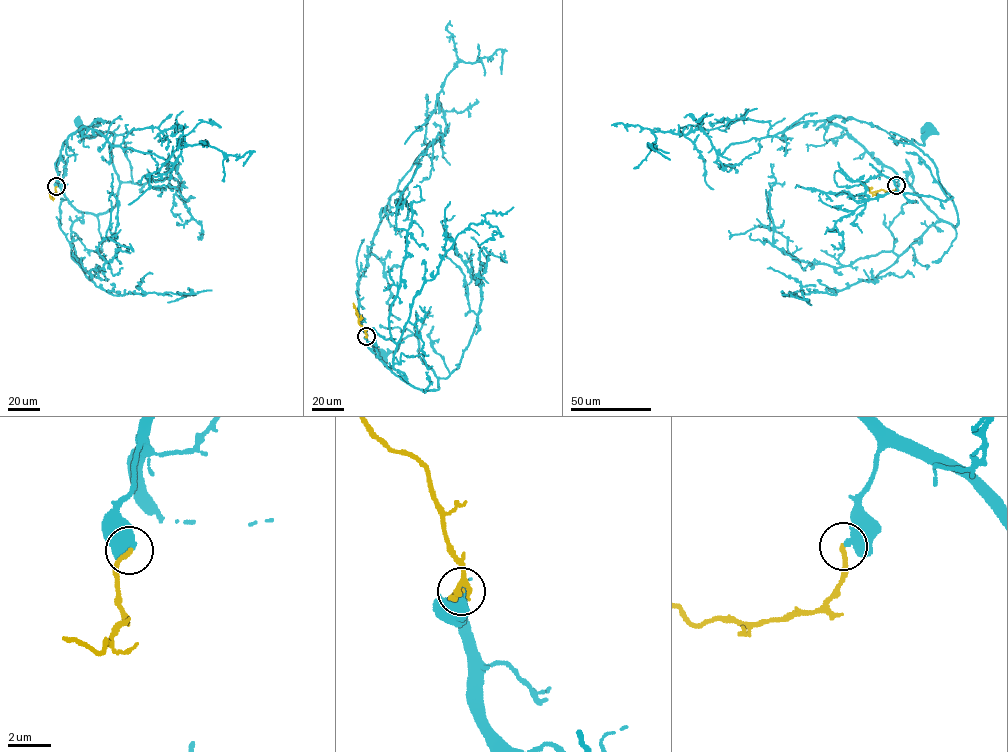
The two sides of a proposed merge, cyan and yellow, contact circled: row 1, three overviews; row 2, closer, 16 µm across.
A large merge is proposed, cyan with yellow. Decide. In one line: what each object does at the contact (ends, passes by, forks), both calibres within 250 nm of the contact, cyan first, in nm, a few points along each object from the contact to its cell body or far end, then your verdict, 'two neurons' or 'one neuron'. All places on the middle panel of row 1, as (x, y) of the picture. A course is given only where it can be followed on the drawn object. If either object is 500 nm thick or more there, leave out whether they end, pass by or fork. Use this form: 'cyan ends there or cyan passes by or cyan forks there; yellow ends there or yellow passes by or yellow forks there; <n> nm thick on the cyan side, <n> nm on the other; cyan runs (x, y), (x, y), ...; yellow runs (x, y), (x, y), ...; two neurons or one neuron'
cyan ends there; yellow ends there; 360 nm thick on the cyan side, 240 nm on the other; cyan runs (366, 336), (367, 345), (396, 375), (420, 389), (438, 389), (437, 378), (421, 360), (413, 334), (383, 356); yellow runs (366, 336), (353, 303); one neuron

